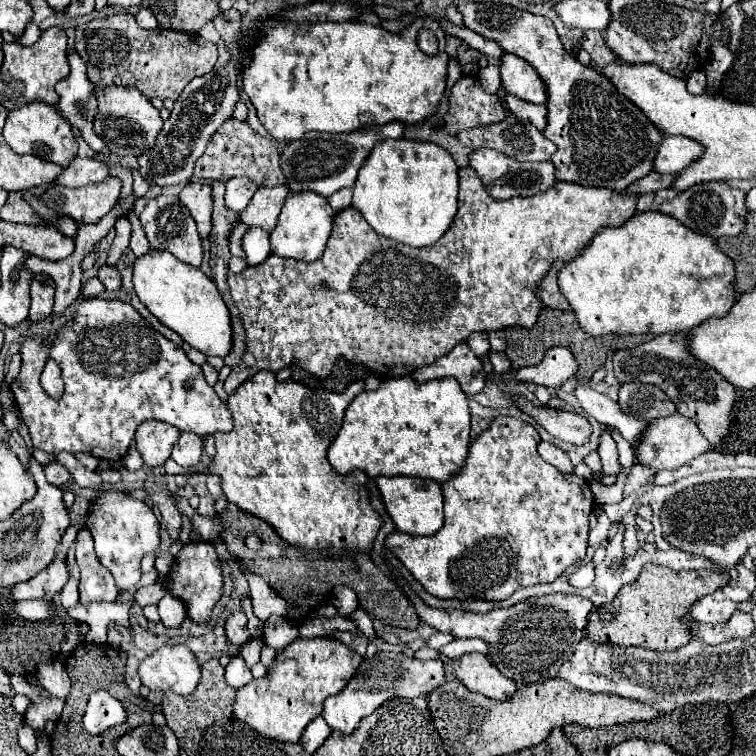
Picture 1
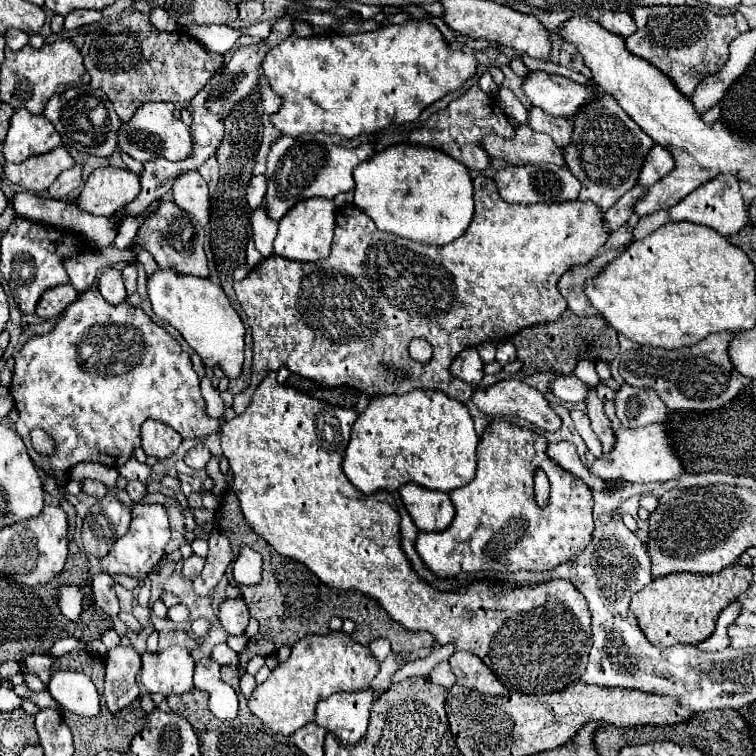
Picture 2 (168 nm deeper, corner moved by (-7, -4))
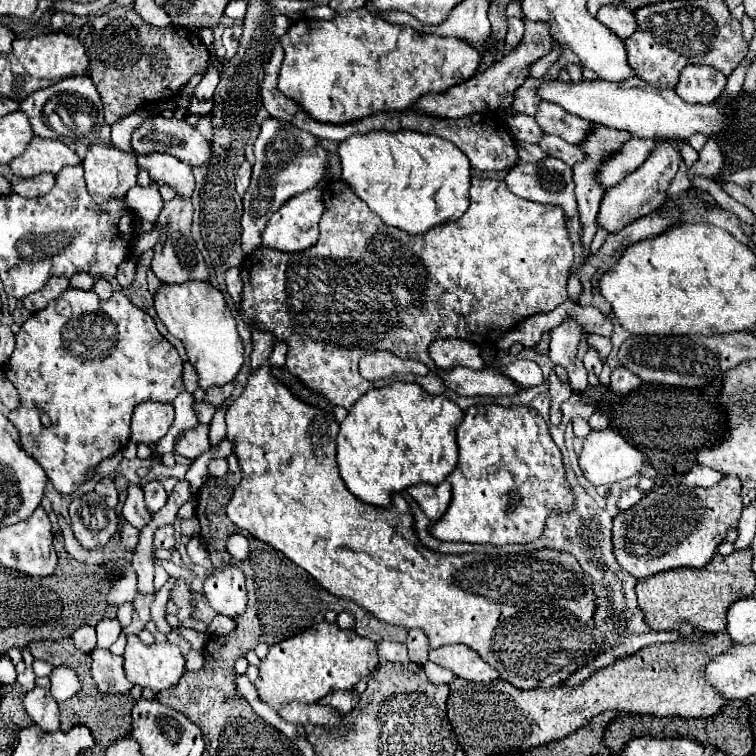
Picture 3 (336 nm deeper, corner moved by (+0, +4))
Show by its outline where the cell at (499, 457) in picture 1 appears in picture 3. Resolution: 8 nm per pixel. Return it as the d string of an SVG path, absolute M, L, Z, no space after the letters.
M470 406L458 426L460 458L454 472L448 476L452 484L454 500L448 512L432 524L432 534L446 542L470 542L470 544L526 544L540 538L544 520L552 508L572 508L572 494L564 480L562 454L550 438L548 424L528 406Z

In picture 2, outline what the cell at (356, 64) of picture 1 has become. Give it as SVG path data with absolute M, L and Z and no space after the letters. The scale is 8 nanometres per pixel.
M407 20L401 26L385 26L375 32L351 36L289 36L263 60L265 78L283 100L279 110L271 114L271 124L279 134L295 138L307 132L357 138L391 124L413 122L435 100L459 90L475 74L475 66L477 60L473 54L451 50L439 28L427 20Z

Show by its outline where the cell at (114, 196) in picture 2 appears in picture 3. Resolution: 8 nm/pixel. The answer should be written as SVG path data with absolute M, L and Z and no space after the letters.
M94 144L82 160L88 192L94 202L104 204L116 196L124 196L138 184L136 158L114 146Z

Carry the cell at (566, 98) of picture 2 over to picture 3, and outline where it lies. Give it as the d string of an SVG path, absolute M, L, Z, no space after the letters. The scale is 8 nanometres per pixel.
M738 66L728 78L720 98L710 104L688 104L674 90L660 88L656 84L648 84L638 76L632 76L622 82L606 82L606 80L582 80L578 84L548 80L540 86L540 96L548 102L560 104L564 110L574 112L576 116L590 120L594 124L606 128L618 128L630 132L634 138L650 138L650 140L686 140L692 134L704 134L708 138L716 138L724 130L728 130L728 116L734 110L732 102L740 96L740 88L744 82L748 66Z

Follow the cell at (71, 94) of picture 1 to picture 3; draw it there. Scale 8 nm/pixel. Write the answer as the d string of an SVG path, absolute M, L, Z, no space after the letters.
M88 76L64 78L54 86L36 90L20 102L20 110L30 118L30 126L36 136L62 140L72 150L78 140L88 134L98 134L104 124L104 106L100 104L100 96Z

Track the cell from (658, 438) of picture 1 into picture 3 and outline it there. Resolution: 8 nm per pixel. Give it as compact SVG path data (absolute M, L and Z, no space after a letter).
M606 428L606 430L600 430L600 432L590 432L586 438L584 438L584 446L582 446L582 452L580 452L580 458L578 458L578 464L580 464L580 470L584 472L584 478L594 484L594 486L600 486L600 484L614 484L614 482L620 482L628 476L634 476L634 474L640 474L644 470L644 454L640 454L636 448L632 448L616 428Z

